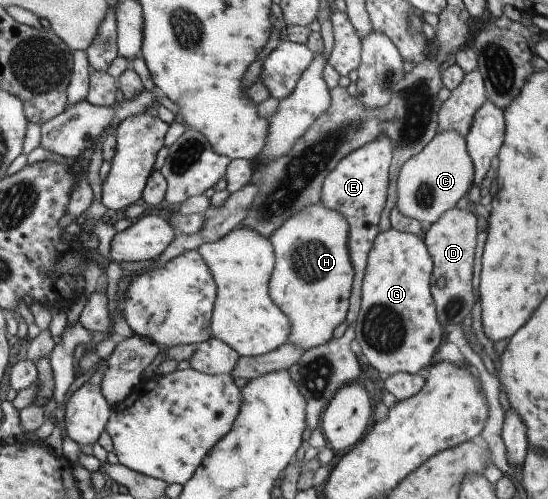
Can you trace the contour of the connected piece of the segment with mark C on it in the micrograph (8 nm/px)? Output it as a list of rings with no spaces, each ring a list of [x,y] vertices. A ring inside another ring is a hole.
[[[458,131],[436,134],[416,156],[402,165],[397,180],[396,208],[425,226],[434,224],[447,210],[454,209],[474,184],[474,167],[468,151],[466,139]]]

